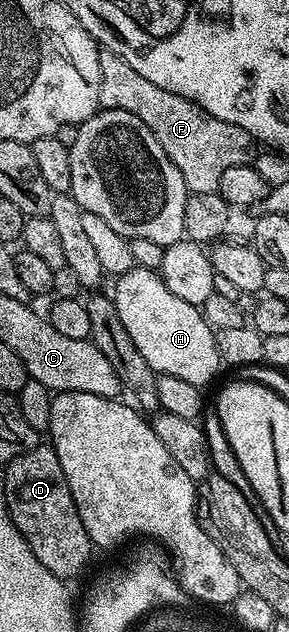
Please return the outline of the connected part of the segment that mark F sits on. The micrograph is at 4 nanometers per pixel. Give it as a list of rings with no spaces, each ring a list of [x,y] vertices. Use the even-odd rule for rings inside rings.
[[[100,49],[101,92],[99,105],[104,110],[124,110],[133,112],[153,136],[157,136],[157,144],[165,148],[165,156],[173,160],[177,172],[181,172],[181,180],[185,180],[188,191],[193,194],[216,192],[221,184],[221,175],[228,168],[248,165],[256,157],[256,143],[245,132],[245,128],[237,128],[237,124],[225,124],[225,120],[217,120],[217,116],[209,116],[195,102],[185,100],[185,96],[177,96],[173,92],[165,92],[165,88],[157,88],[145,76],[138,74],[121,56],[112,50]]]

